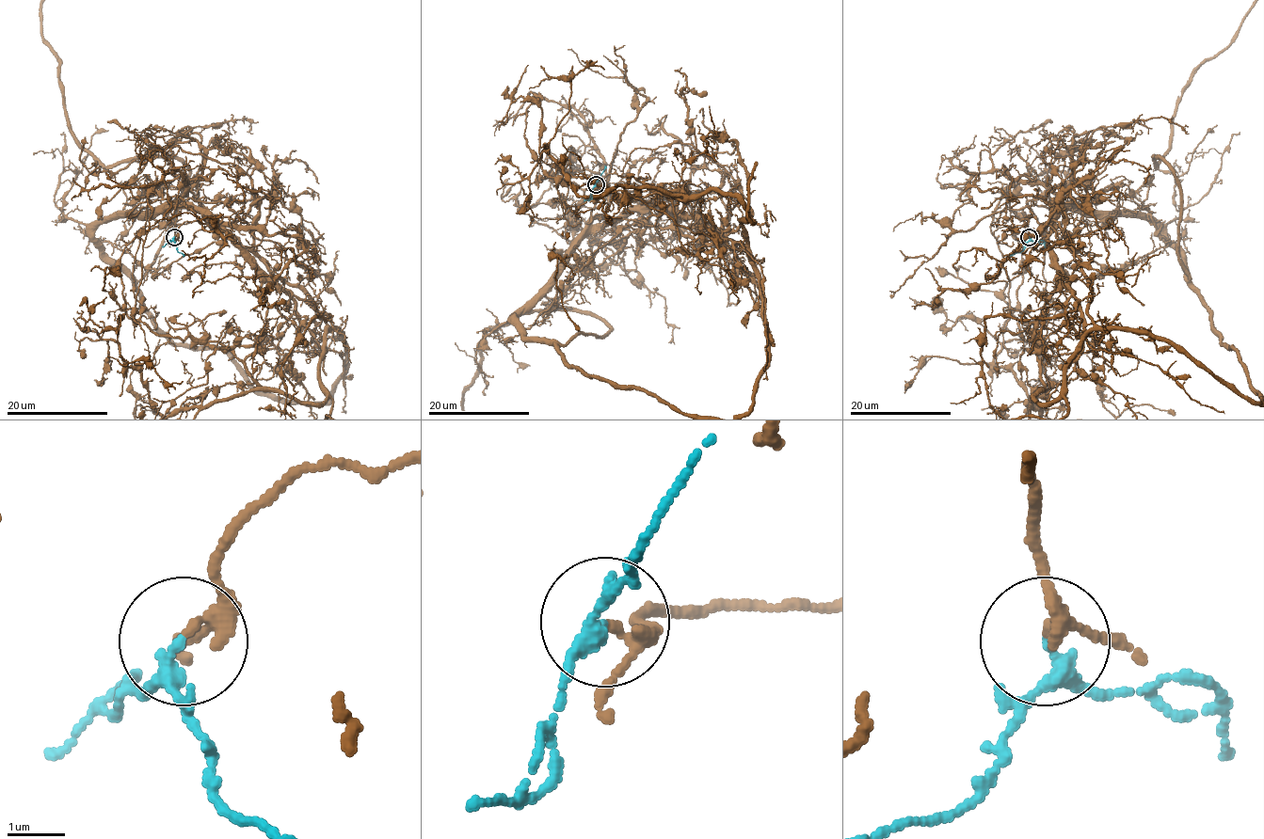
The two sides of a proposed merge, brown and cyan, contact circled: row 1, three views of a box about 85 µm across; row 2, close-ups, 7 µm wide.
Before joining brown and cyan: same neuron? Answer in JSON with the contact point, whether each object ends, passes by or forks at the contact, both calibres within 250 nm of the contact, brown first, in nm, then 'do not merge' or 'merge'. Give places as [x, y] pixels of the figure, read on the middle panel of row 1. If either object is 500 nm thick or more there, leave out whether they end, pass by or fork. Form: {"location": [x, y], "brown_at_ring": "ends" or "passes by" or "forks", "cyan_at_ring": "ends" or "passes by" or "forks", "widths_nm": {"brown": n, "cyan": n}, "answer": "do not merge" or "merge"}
{"location": [596, 184], "brown_at_ring": "passes by", "cyan_at_ring": "passes by", "widths_nm": {"brown": 190, "cyan": 220}, "answer": "do not merge"}

